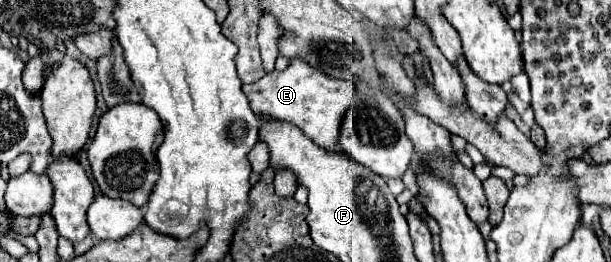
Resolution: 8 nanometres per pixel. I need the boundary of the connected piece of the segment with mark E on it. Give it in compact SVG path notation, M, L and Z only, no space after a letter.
M292 60L284 72L272 72L262 76L254 84L244 84L244 94L250 100L252 112L264 120L290 122L298 126L314 144L328 152L338 152L338 140L342 130L342 120L352 104L354 84L348 80L330 78L316 68L310 68L302 60Z

